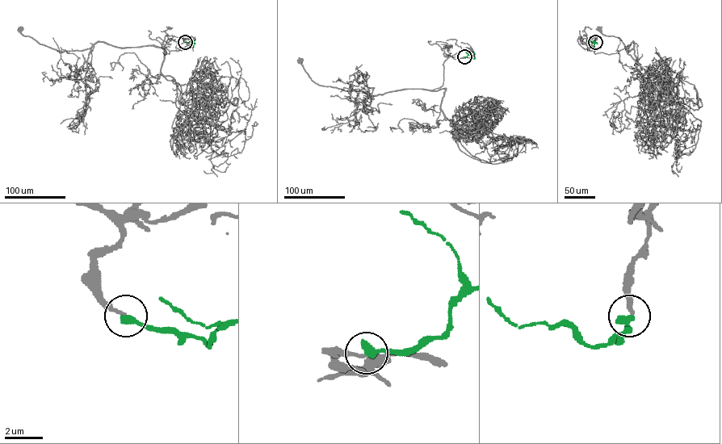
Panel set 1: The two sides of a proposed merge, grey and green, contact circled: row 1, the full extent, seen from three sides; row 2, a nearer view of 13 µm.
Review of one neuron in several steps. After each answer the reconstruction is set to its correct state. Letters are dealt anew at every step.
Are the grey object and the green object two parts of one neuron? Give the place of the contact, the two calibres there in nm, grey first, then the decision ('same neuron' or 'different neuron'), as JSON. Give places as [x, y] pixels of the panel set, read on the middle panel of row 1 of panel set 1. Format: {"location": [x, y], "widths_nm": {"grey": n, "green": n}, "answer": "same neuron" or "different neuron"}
{"location": [464, 56], "widths_nm": {"grey": 160, "green": 360}, "answer": "same neuron"}

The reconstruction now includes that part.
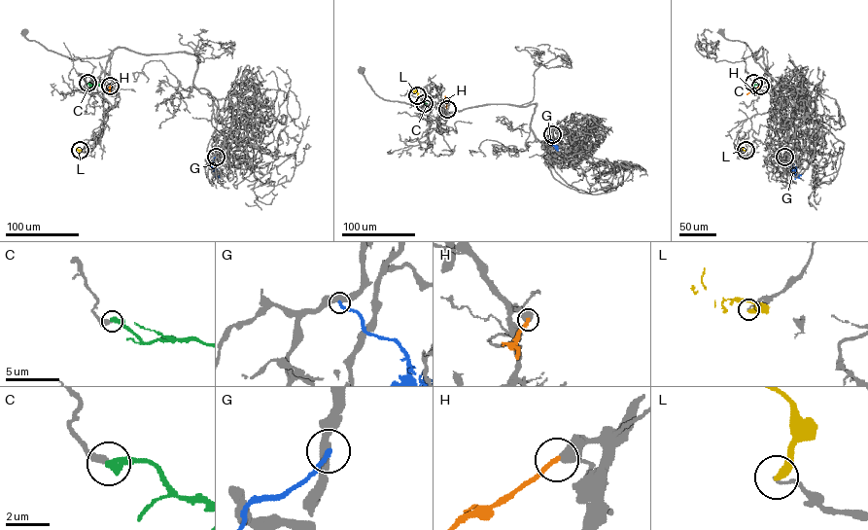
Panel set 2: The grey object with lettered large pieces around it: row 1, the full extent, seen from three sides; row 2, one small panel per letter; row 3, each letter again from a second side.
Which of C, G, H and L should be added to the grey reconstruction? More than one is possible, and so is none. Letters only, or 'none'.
C, H

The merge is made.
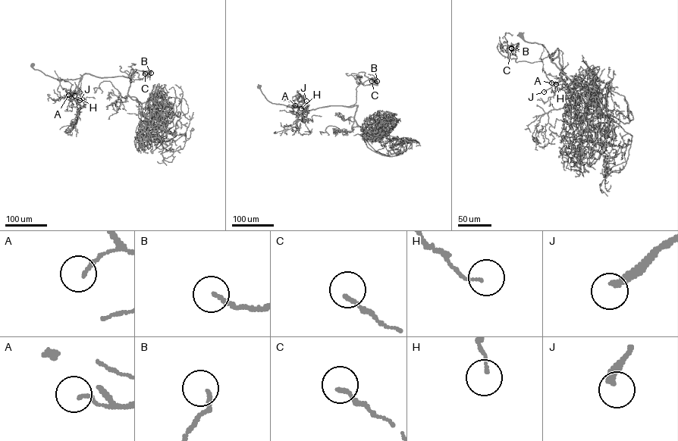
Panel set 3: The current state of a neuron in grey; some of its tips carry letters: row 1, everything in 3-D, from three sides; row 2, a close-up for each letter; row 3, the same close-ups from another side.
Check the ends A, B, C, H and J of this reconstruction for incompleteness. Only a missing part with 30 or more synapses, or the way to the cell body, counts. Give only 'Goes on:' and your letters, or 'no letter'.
Goes on: J

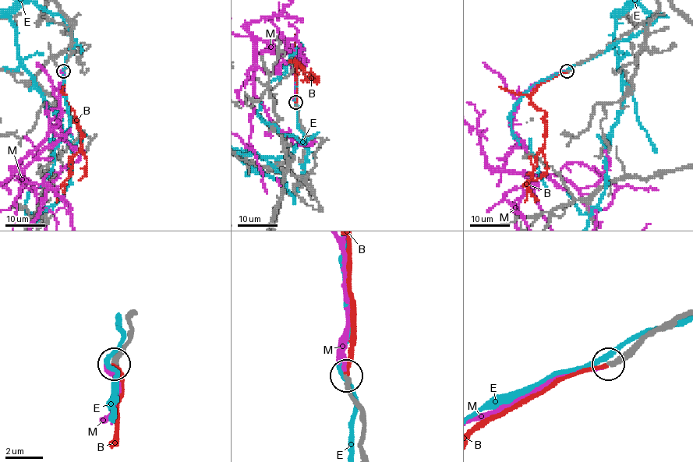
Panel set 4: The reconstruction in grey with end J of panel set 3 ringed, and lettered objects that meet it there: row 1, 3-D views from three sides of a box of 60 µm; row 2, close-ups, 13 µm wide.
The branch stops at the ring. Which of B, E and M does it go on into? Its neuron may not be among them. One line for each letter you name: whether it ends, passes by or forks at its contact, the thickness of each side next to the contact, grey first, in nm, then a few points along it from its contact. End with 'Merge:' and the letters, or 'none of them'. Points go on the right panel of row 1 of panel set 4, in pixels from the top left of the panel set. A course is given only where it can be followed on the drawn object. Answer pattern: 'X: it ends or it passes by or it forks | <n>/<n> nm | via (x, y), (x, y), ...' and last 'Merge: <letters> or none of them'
B: it ends | 200/180 nm | via (566, 71), (542, 82), (531, 95), (545, 113), (544, 146), (525, 185), (524, 202)
Merge: B

